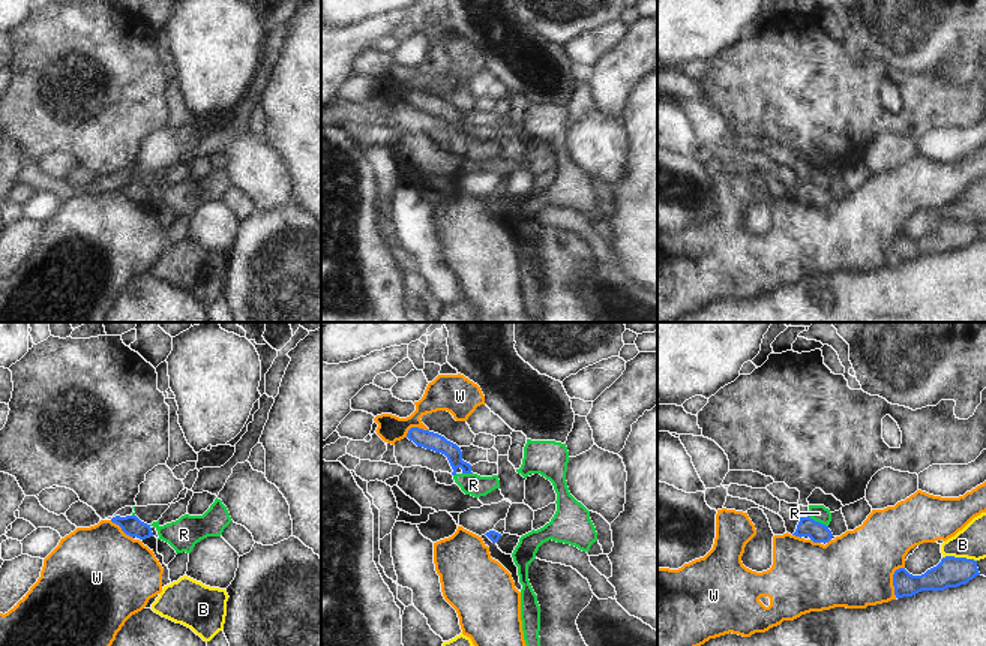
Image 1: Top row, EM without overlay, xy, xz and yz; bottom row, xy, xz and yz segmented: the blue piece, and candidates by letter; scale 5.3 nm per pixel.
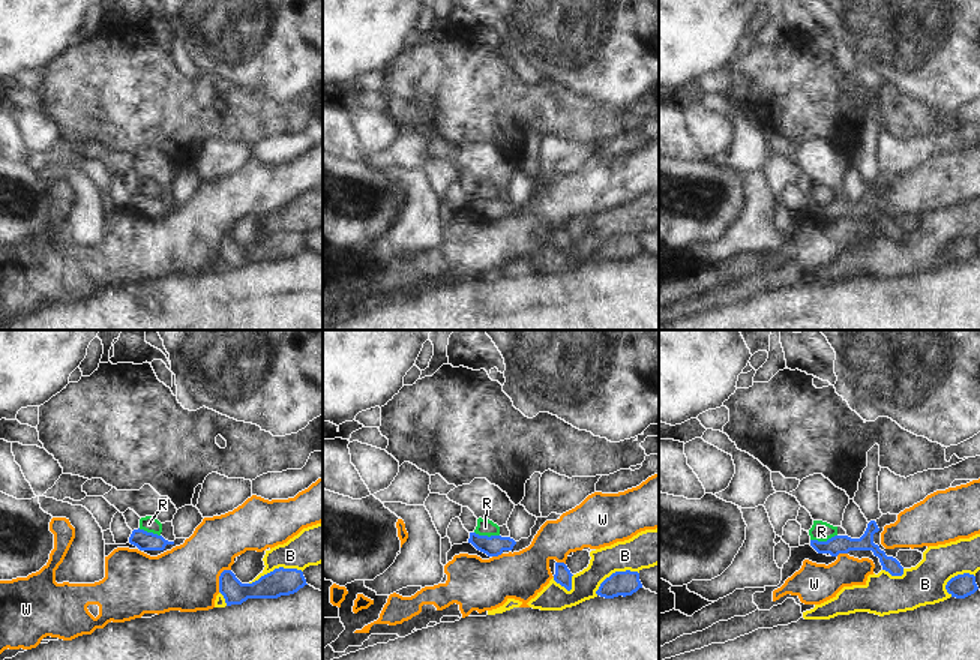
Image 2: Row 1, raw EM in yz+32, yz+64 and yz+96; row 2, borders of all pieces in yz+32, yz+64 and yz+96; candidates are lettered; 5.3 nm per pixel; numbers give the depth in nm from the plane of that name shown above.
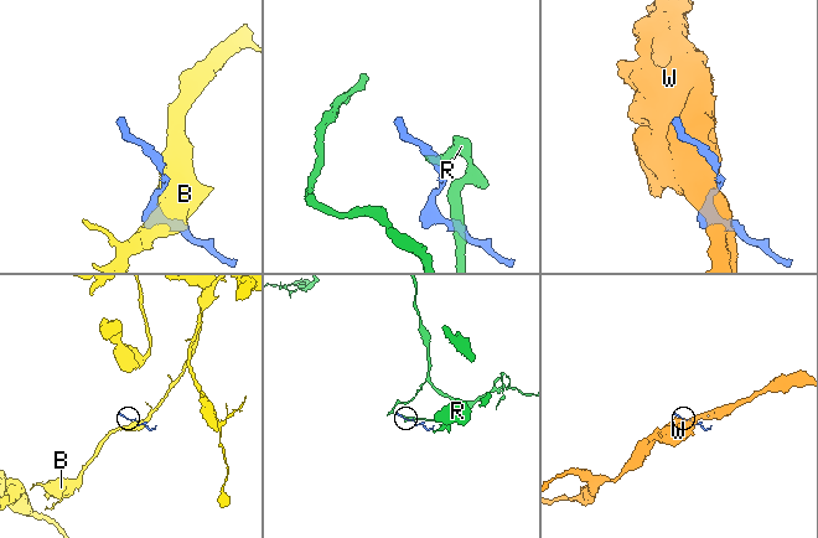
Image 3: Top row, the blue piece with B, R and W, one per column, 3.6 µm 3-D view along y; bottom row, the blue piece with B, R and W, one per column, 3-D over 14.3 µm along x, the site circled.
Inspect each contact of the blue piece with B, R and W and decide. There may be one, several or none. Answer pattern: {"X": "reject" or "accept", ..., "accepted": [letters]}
{"B": "reject", "R": "reject", "W": "reject", "accepted": []}

